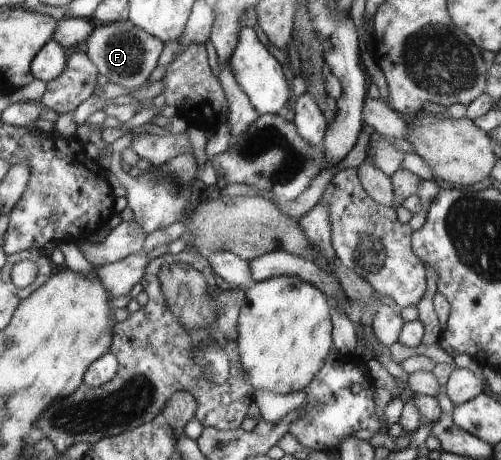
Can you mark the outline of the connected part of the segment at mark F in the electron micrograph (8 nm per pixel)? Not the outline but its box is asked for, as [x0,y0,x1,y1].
[86,18,164,91]

